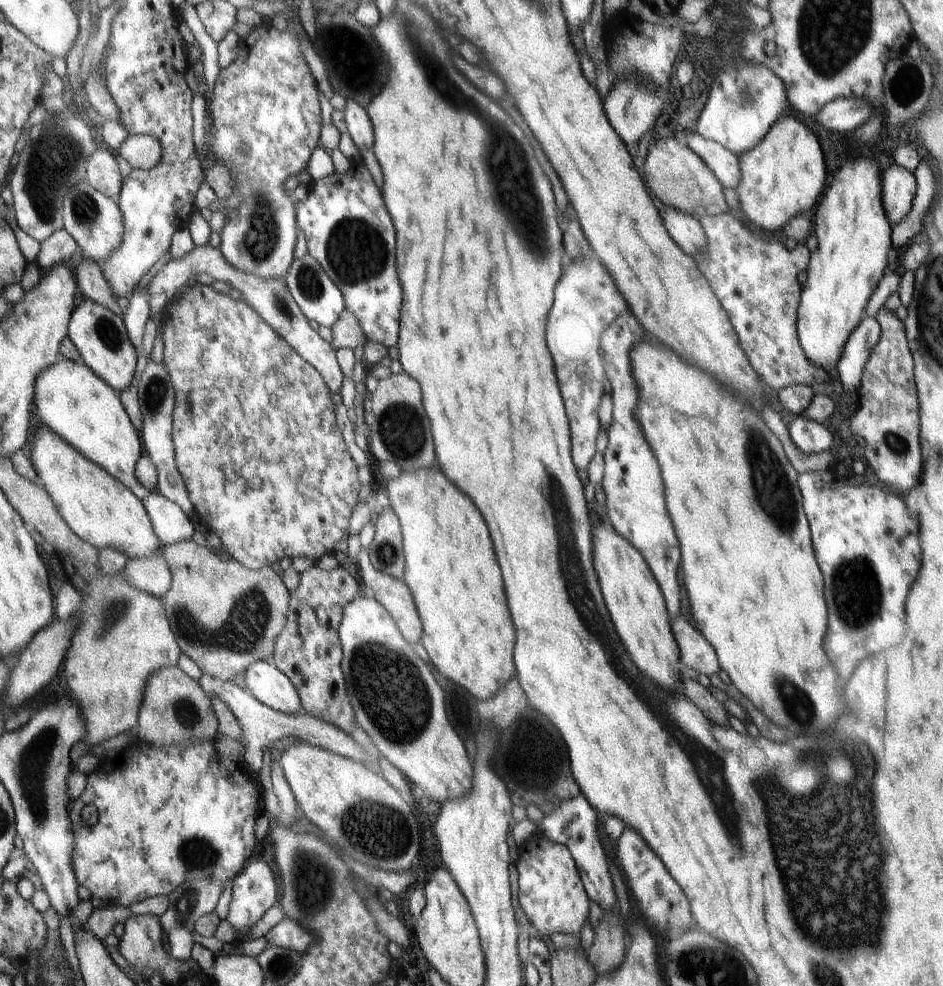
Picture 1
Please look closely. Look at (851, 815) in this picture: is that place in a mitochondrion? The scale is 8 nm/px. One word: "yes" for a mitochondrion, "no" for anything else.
yes

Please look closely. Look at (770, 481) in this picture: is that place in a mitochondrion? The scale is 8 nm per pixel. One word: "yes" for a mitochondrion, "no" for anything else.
yes

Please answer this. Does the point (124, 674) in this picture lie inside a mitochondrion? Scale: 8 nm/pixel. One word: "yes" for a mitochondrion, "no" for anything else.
no

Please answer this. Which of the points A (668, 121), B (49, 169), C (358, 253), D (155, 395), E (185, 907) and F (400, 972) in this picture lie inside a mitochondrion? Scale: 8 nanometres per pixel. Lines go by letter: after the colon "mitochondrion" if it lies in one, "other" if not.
A: other
B: mitochondrion
C: mitochondrion
D: mitochondrion
E: mitochondrion
F: other

